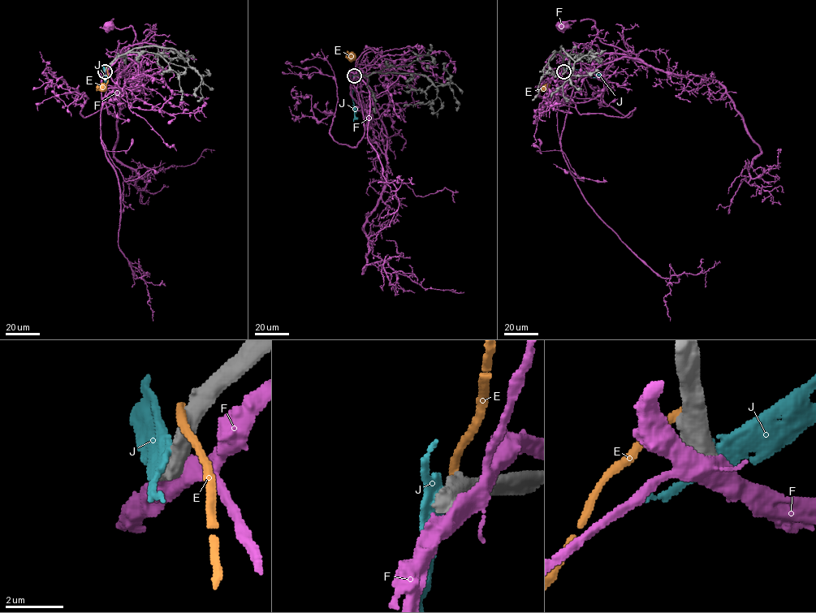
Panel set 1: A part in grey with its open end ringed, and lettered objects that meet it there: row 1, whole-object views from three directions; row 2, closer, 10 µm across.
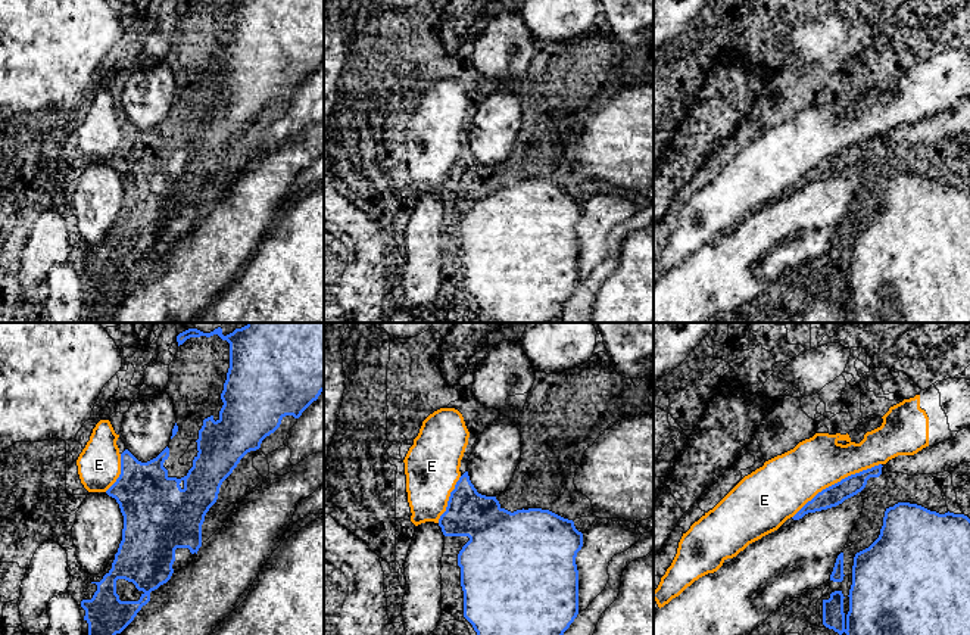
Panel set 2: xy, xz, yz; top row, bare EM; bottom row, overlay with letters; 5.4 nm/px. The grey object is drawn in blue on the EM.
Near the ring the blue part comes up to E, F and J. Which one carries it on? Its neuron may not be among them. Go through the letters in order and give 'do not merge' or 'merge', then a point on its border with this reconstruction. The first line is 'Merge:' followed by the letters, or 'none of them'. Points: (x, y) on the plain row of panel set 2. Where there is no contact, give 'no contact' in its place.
Merge: none of them
E: do not merge; meets blue in yz at (838, 152)
F: do not merge; no contact
J: do not merge; no contact

